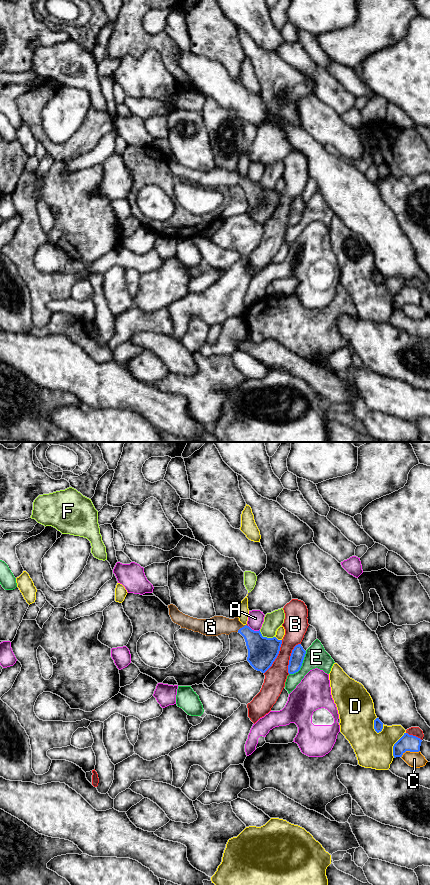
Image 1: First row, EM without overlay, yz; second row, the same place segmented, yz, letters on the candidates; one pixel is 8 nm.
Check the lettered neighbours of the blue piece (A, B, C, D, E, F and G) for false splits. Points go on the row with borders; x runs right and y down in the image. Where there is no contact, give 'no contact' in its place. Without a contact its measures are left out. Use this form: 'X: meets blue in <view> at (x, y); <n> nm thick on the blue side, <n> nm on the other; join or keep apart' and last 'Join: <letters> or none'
A: meets blue in yz at (253, 630); 240 nm thick on the blue side, 130 nm on the other; keep apart
B: meets blue in yz at (276, 657); 240 nm thick on the blue side, 180 nm on the other; keep apart
C: meets blue in yz at (409, 750); 130 nm thick on the blue side, 130 nm on the other; keep apart
D: meets blue in yz at (374, 725); 80 nm thick on the blue side, 300 nm on the other; keep apart
E: meets blue in yz at (301, 665); 110 nm thick on the blue side, 180 nm on the other; keep apart
F: meets blue in yz at (266, 637); 240 nm thick on the blue side, 140 nm on the other; keep apart
G: meets blue in yz at (242, 627); 240 nm thick on the blue side, 160 nm on the other; join
Join: G

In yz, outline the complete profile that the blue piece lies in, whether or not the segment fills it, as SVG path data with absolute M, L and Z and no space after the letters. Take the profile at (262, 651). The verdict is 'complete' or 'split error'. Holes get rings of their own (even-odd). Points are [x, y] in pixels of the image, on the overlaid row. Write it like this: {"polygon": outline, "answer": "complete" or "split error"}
{"polygon": "M173 604L168 605L168 608L172 621L181 628L206 636L229 635L231 632L240 633L244 637L248 649L247 661L257 671L265 673L279 654L282 640L278 640L276 637L263 637L260 630L254 631L248 624L243 625L238 617L229 619L214 616L210 619L197 619L183 614Z", "answer": "split error"}

